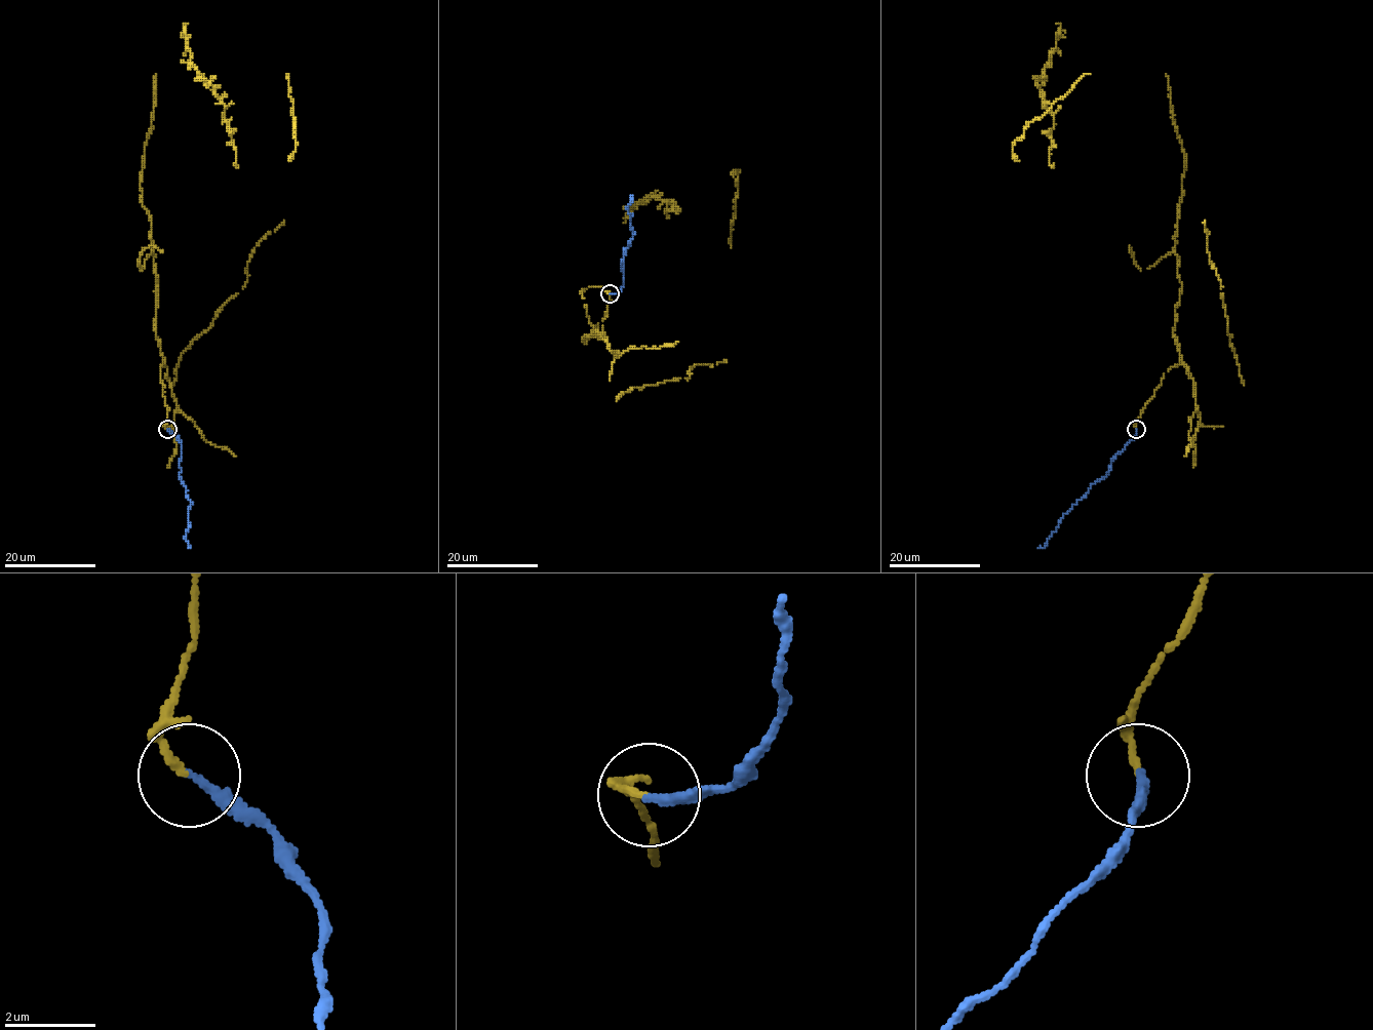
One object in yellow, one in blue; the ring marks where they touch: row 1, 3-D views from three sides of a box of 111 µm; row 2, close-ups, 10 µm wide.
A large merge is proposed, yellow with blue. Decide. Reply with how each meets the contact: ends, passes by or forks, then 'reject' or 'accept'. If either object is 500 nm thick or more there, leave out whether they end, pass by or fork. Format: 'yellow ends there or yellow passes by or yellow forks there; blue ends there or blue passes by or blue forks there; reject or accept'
yellow ends there; blue ends there; accept

